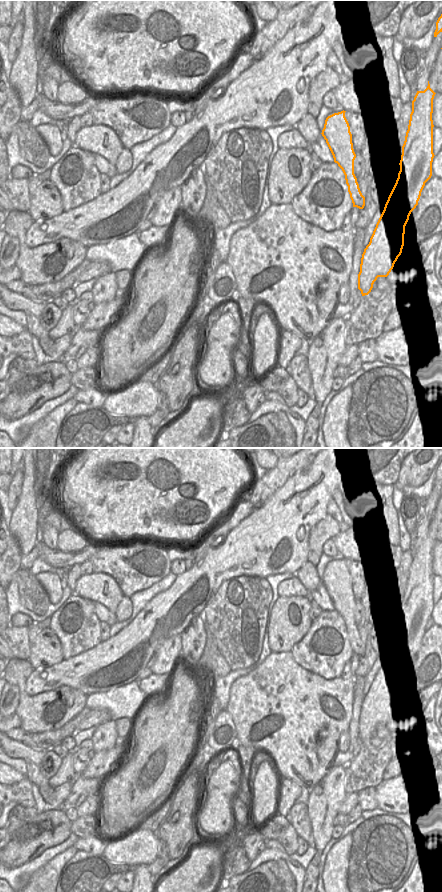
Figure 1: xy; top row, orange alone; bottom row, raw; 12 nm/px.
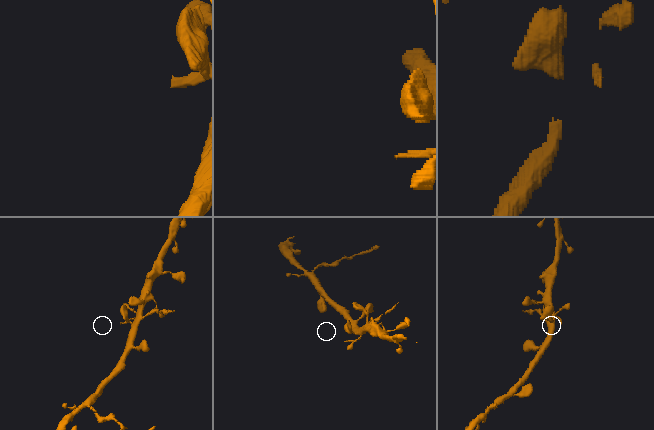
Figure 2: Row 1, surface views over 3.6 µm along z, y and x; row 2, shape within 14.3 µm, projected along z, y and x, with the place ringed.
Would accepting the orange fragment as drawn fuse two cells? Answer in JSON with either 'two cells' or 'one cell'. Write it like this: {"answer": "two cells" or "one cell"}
{"answer": "one cell"}

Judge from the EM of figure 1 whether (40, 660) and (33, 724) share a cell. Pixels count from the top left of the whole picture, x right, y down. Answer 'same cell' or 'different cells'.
different cells

